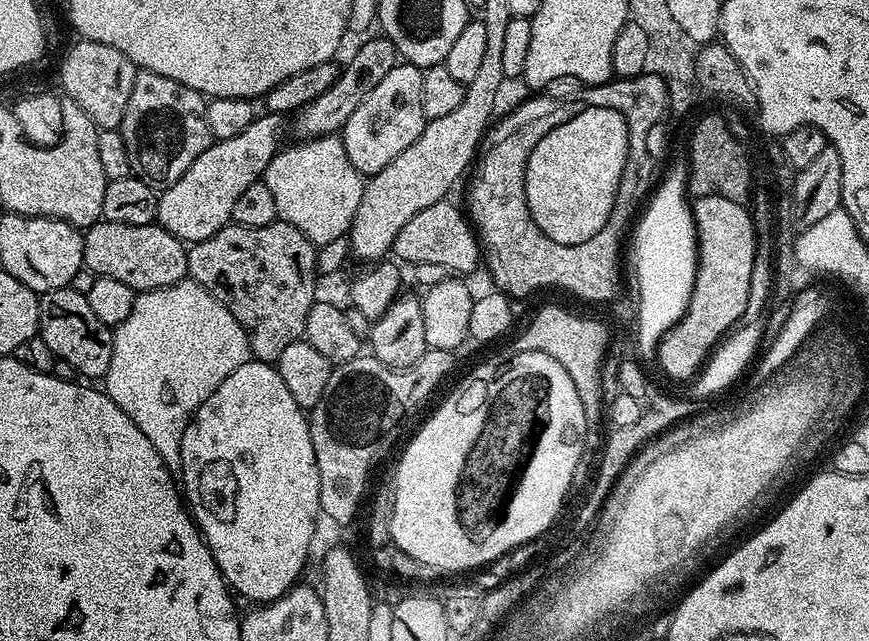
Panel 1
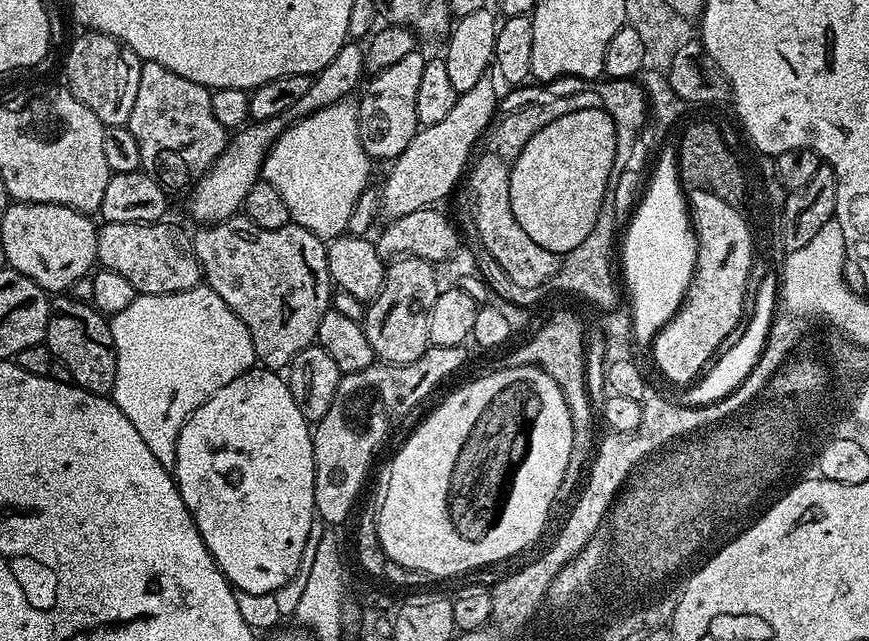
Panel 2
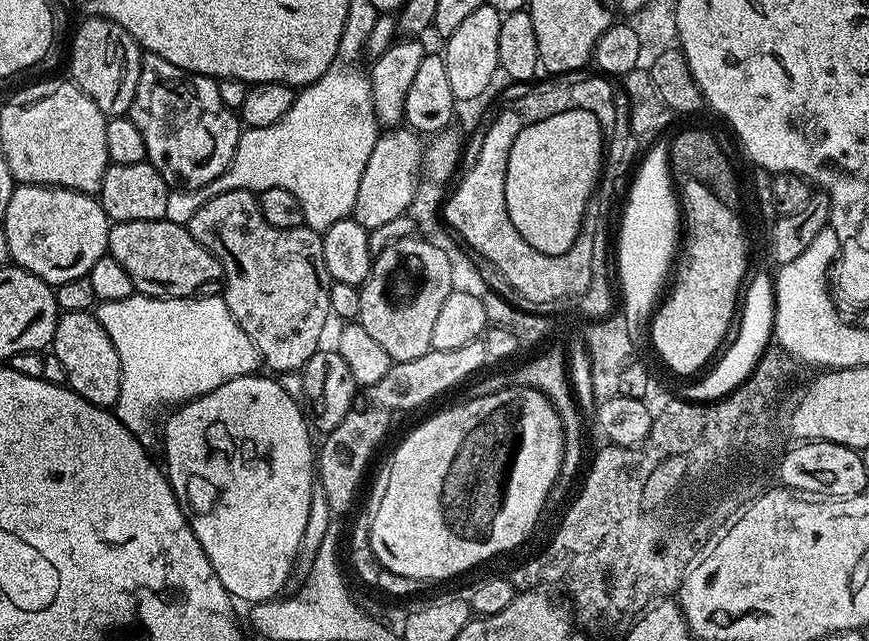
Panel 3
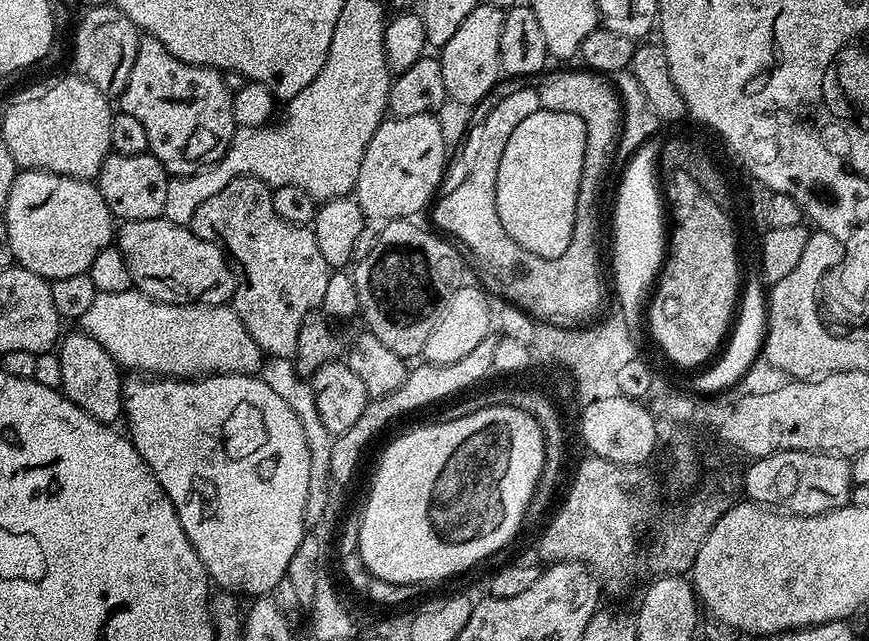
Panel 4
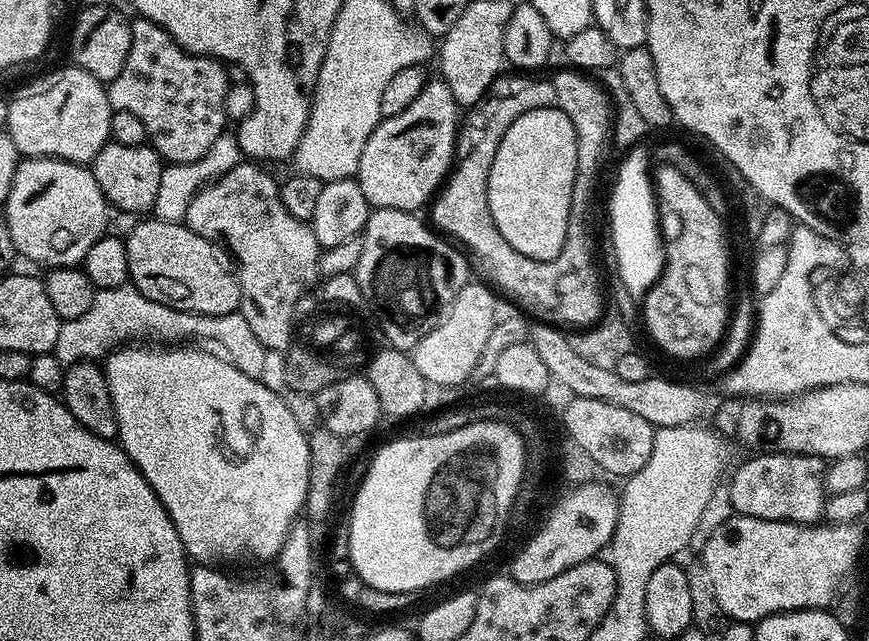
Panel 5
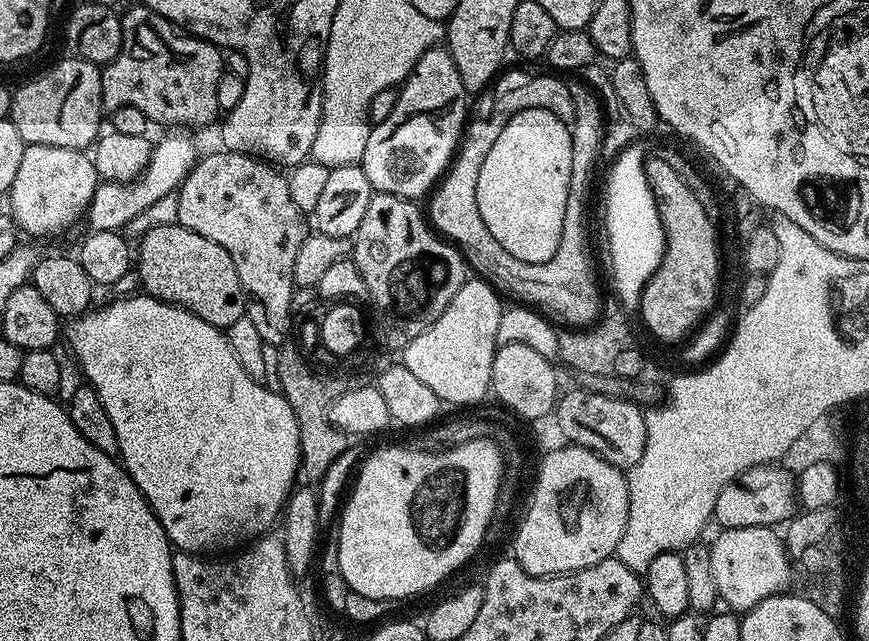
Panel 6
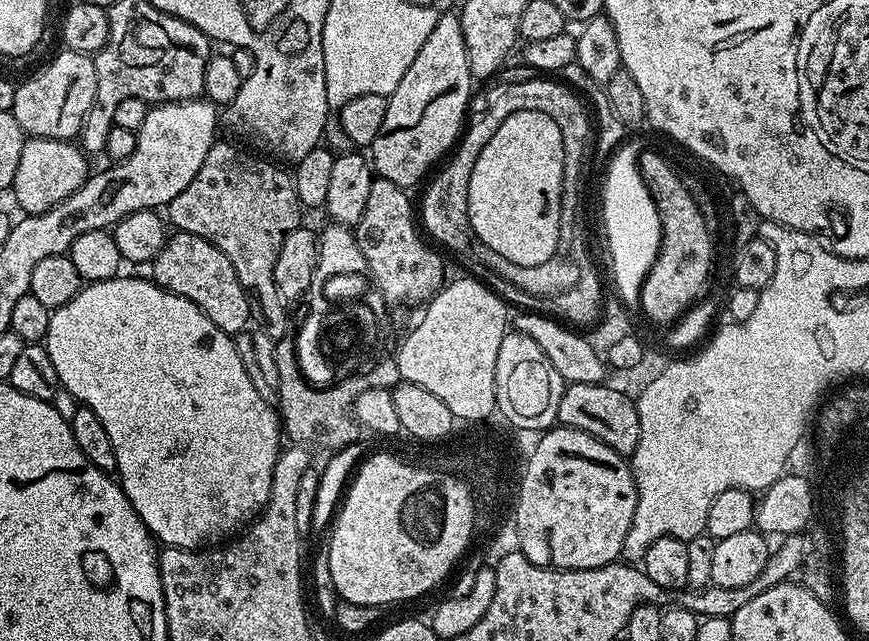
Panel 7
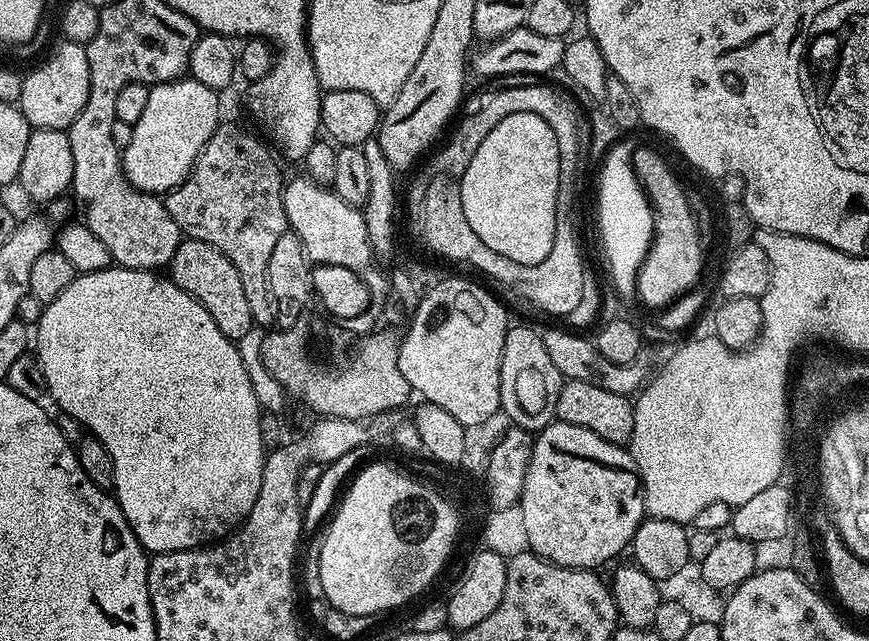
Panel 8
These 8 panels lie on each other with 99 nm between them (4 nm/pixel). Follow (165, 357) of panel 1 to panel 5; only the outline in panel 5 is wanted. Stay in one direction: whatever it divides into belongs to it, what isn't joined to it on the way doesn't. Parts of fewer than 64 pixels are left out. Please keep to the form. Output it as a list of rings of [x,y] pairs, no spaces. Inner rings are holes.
[[[131,282],[117,288],[101,288],[96,291],[94,302],[86,314],[61,323],[58,342],[54,342],[51,353],[60,364],[67,366],[76,363],[78,354],[111,354],[129,342],[192,342],[195,336],[224,344],[223,355],[238,370],[242,370],[242,374],[255,380],[260,379],[268,349],[262,346],[262,342],[258,342],[254,330],[250,330],[250,322],[246,322],[243,314],[235,311],[225,316],[199,316],[197,312],[183,312],[146,298]]]

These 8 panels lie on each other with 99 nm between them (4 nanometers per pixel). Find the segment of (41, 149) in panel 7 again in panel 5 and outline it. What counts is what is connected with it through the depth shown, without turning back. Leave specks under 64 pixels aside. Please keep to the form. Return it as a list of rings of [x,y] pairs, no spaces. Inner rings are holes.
[[[49,156],[24,158],[17,164],[2,216],[8,221],[17,253],[44,264],[45,269],[83,265],[90,246],[110,228],[110,205],[94,182],[91,167]]]

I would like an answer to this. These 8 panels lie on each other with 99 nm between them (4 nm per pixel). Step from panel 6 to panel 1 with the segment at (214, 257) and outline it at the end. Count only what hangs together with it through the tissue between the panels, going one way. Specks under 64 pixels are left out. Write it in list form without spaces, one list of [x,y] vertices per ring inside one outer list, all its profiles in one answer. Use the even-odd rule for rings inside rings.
[[[101,218],[83,233],[83,238],[84,267],[96,277],[118,278],[118,282],[126,282],[138,294],[174,286],[188,276],[188,248],[184,241],[155,222],[130,226]]]

